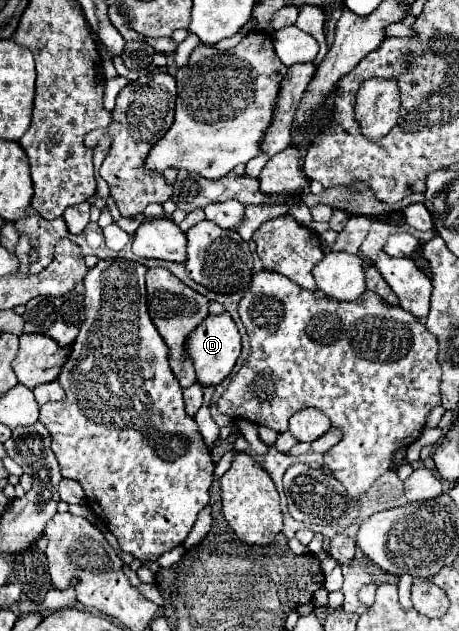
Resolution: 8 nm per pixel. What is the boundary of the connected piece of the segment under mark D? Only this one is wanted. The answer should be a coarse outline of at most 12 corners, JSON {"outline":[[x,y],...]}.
{"outline":[[227,312],[209,314],[185,342],[197,382],[217,386],[241,354]]}

